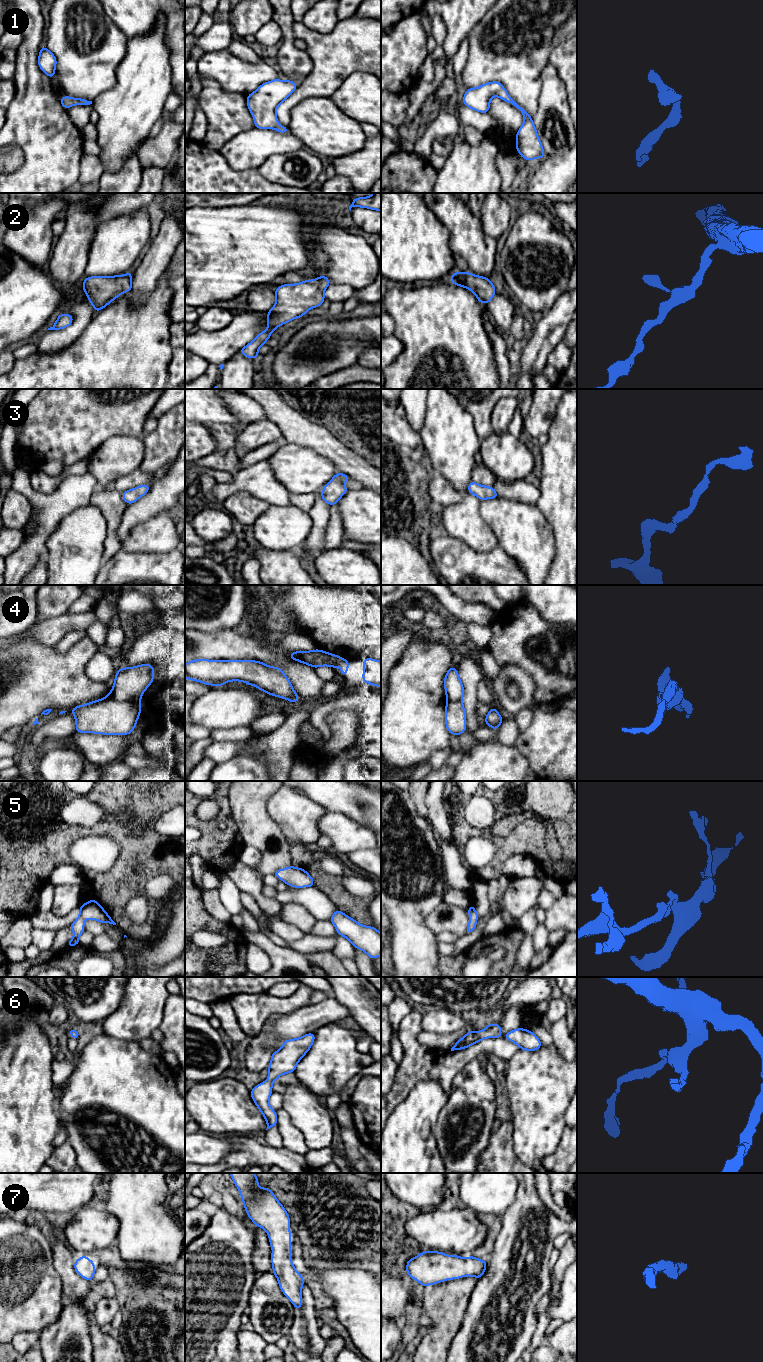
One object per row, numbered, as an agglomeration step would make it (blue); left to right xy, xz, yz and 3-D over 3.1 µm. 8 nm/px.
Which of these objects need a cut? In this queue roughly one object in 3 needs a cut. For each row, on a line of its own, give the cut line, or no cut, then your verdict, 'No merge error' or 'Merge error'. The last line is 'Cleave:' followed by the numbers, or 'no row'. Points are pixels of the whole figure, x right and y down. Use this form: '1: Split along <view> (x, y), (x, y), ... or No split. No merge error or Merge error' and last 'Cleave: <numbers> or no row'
1: No split. No merge error
2: No split. No merge error
3: No split. No merge error
4: Split along xy (109, 694), (120, 701), (137, 701). Merge error
5: No split. No merge error
6: No split. No merge error
7: No split. No merge error
Cleave: 4

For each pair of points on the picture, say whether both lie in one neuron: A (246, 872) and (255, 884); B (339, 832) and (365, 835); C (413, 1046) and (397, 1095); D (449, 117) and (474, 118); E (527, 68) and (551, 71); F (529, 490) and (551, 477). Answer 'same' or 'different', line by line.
A: same
B: same
C: same
D: different
E: different
F: different

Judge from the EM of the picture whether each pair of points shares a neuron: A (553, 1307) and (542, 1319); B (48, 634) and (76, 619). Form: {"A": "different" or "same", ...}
{"A": "different", "B": "same"}

